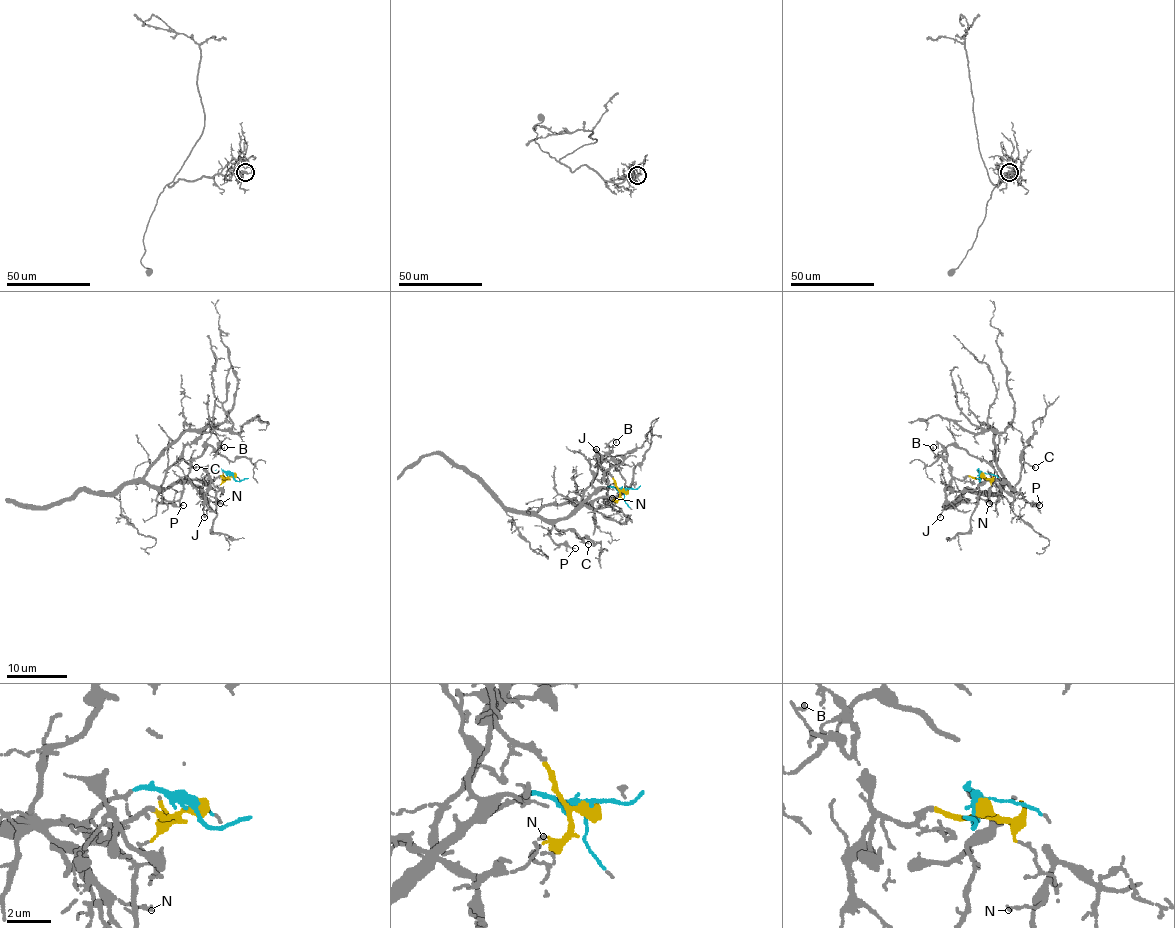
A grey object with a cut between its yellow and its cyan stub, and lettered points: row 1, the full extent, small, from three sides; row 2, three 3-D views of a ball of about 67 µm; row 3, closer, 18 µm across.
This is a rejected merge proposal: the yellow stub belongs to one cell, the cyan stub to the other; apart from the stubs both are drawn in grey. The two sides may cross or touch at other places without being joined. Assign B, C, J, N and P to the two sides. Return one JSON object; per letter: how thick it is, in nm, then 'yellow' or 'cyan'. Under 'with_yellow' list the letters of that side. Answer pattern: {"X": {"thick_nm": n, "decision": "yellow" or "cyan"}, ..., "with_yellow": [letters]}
{"B": {"thick_nm": 140, "decision": "cyan"}, "C": {"thick_nm": 120, "decision": "cyan"}, "J": {"thick_nm": 150, "decision": "yellow"}, "N": {"thick_nm": 150, "decision": "cyan"}, "P": {"thick_nm": 120, "decision": "cyan"}, "with_yellow": ["J"]}

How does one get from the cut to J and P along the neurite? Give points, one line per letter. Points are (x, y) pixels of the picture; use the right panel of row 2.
J: (981, 475), (978, 478), (956, 478), (950, 483), (939, 517)
P: (981, 475), (977, 471), (984, 478), (1002, 478), (1023, 498), (1040, 505)

